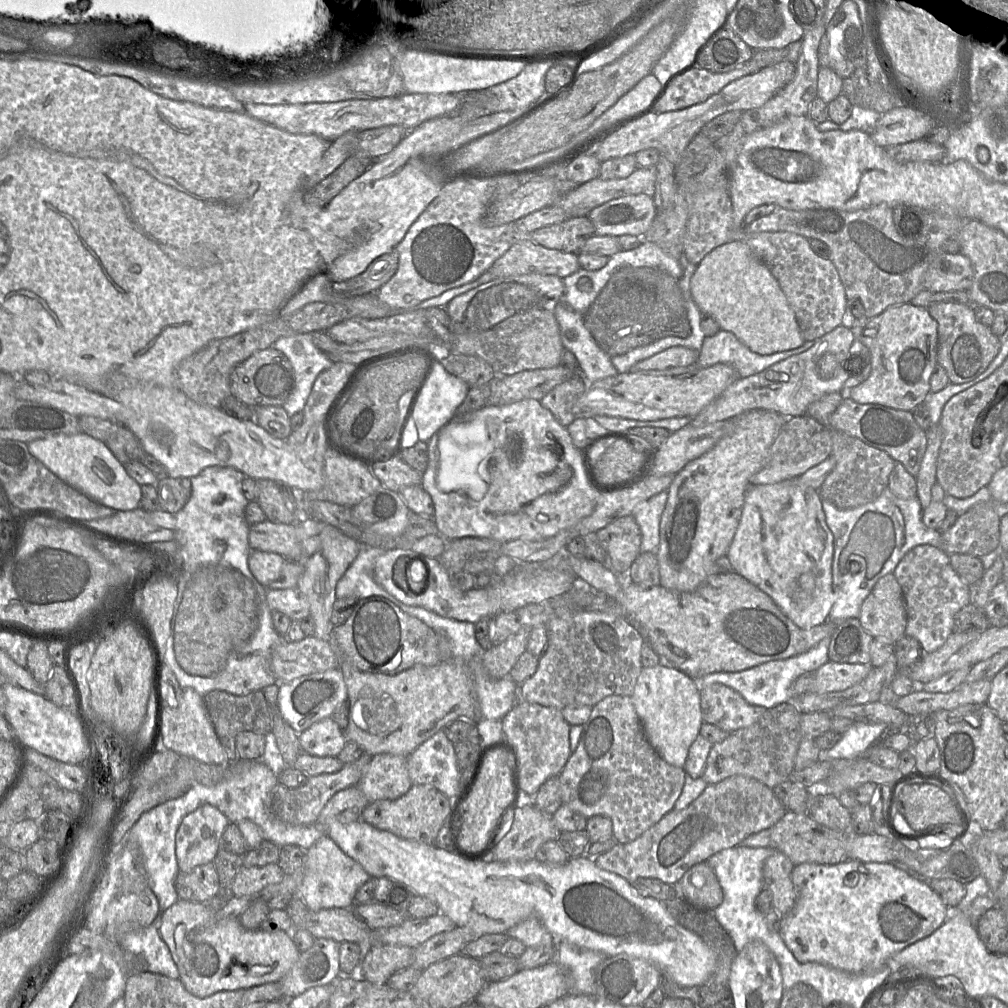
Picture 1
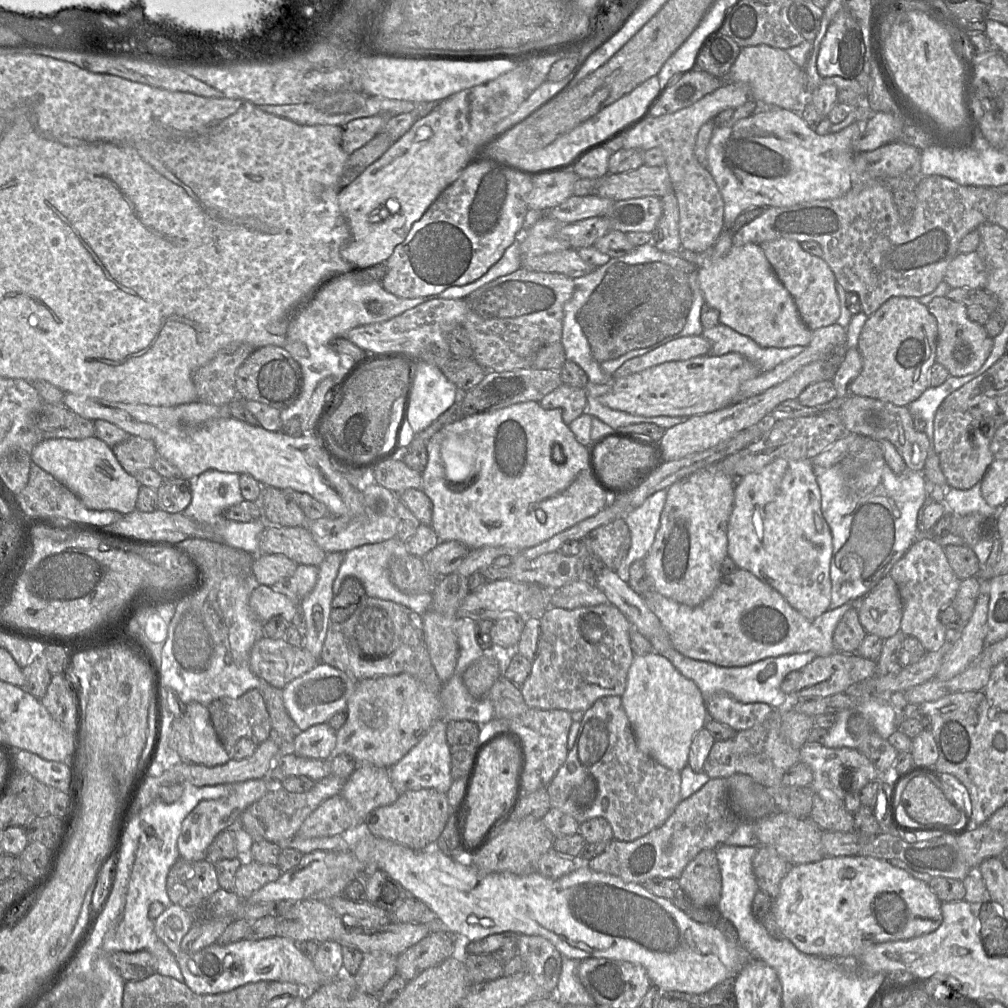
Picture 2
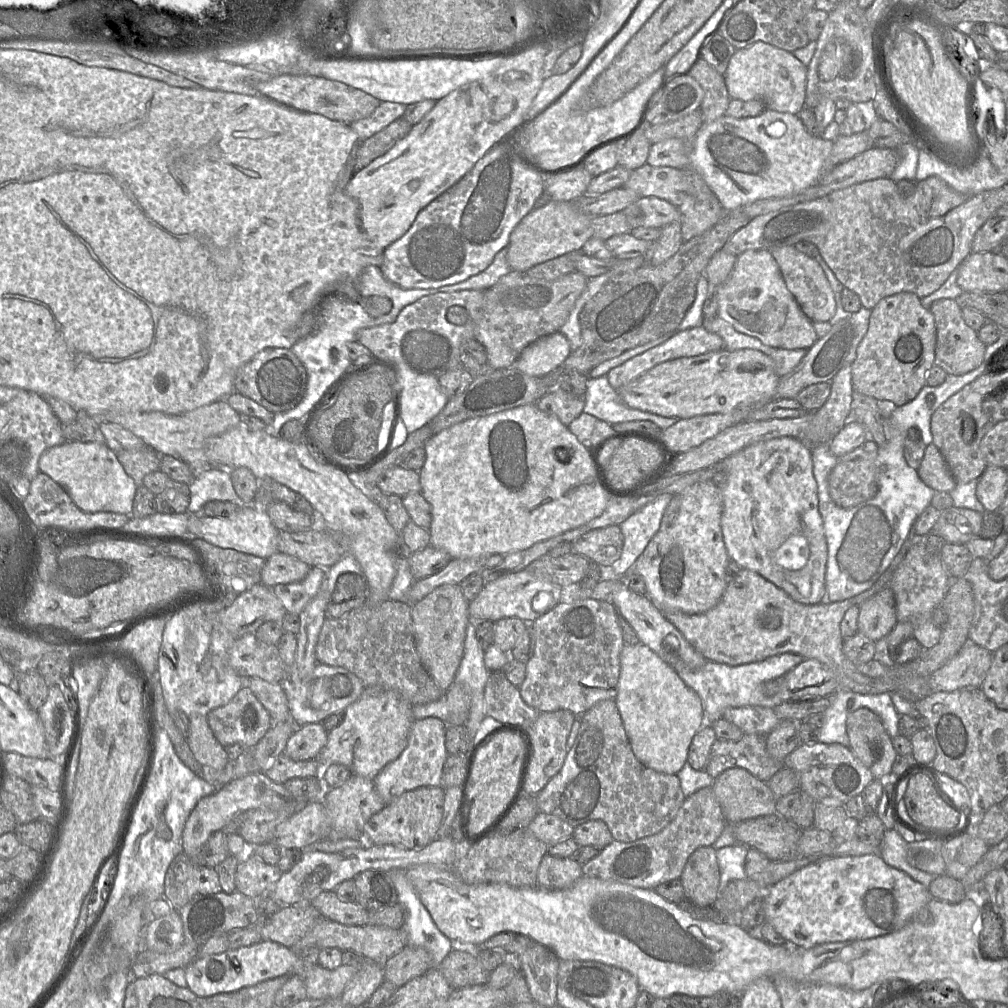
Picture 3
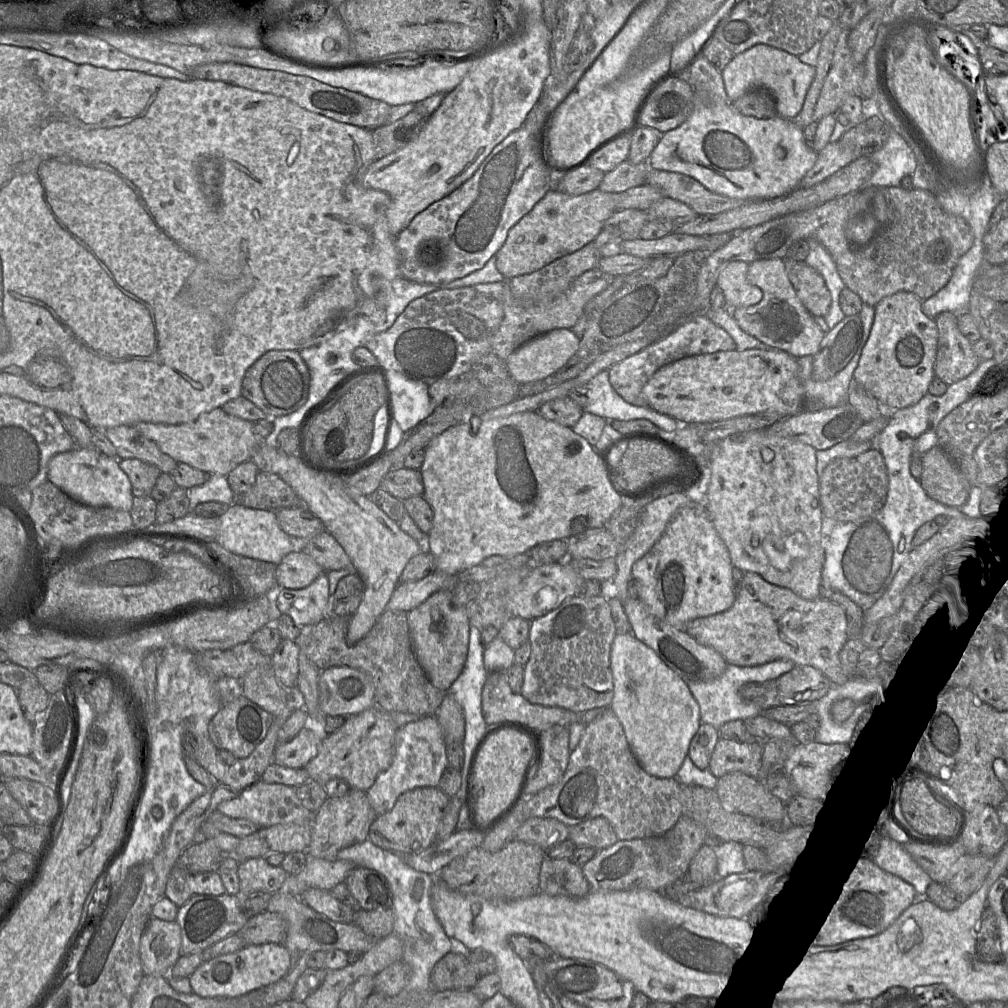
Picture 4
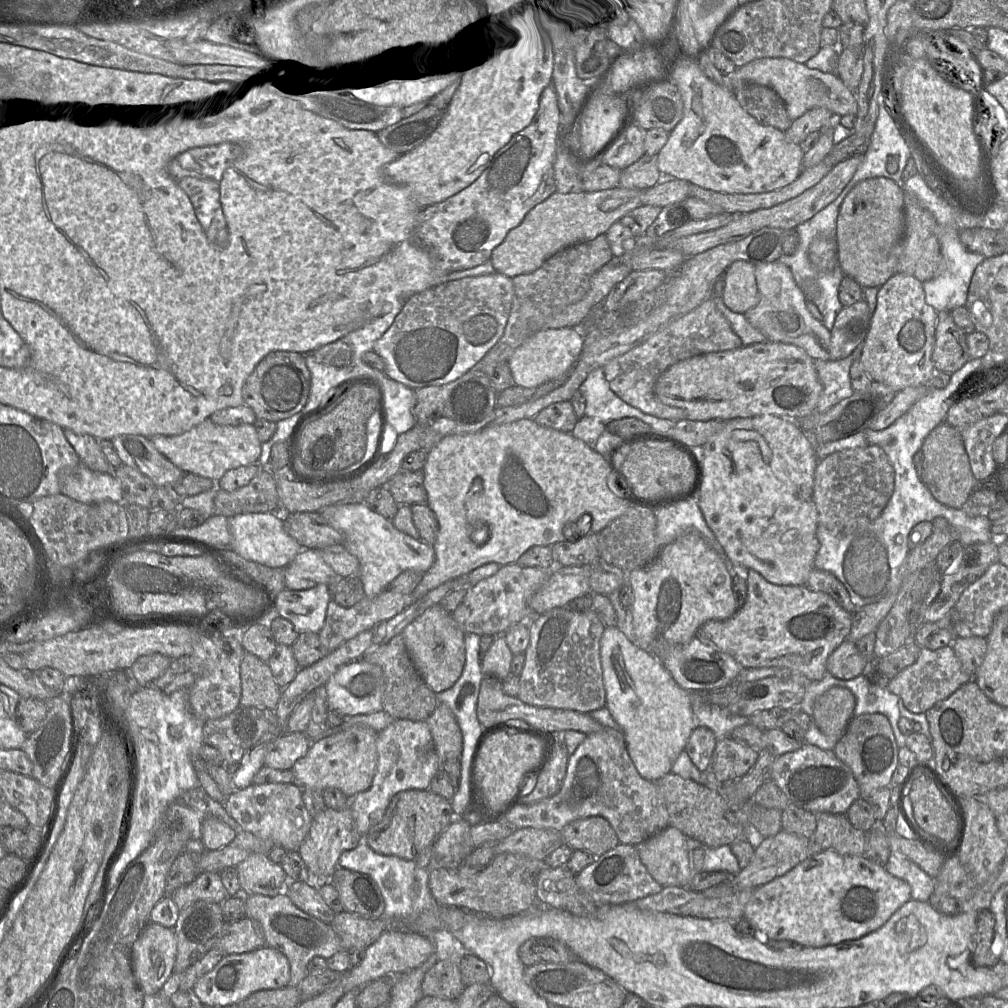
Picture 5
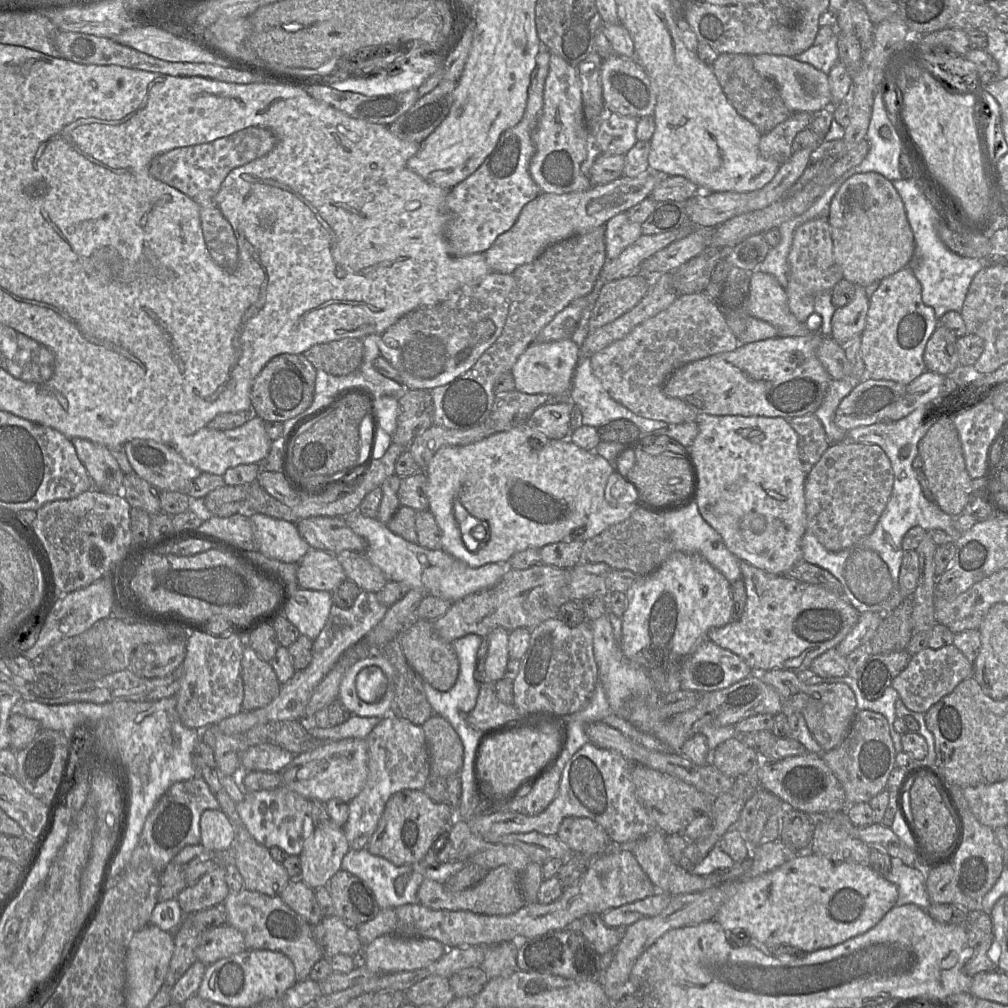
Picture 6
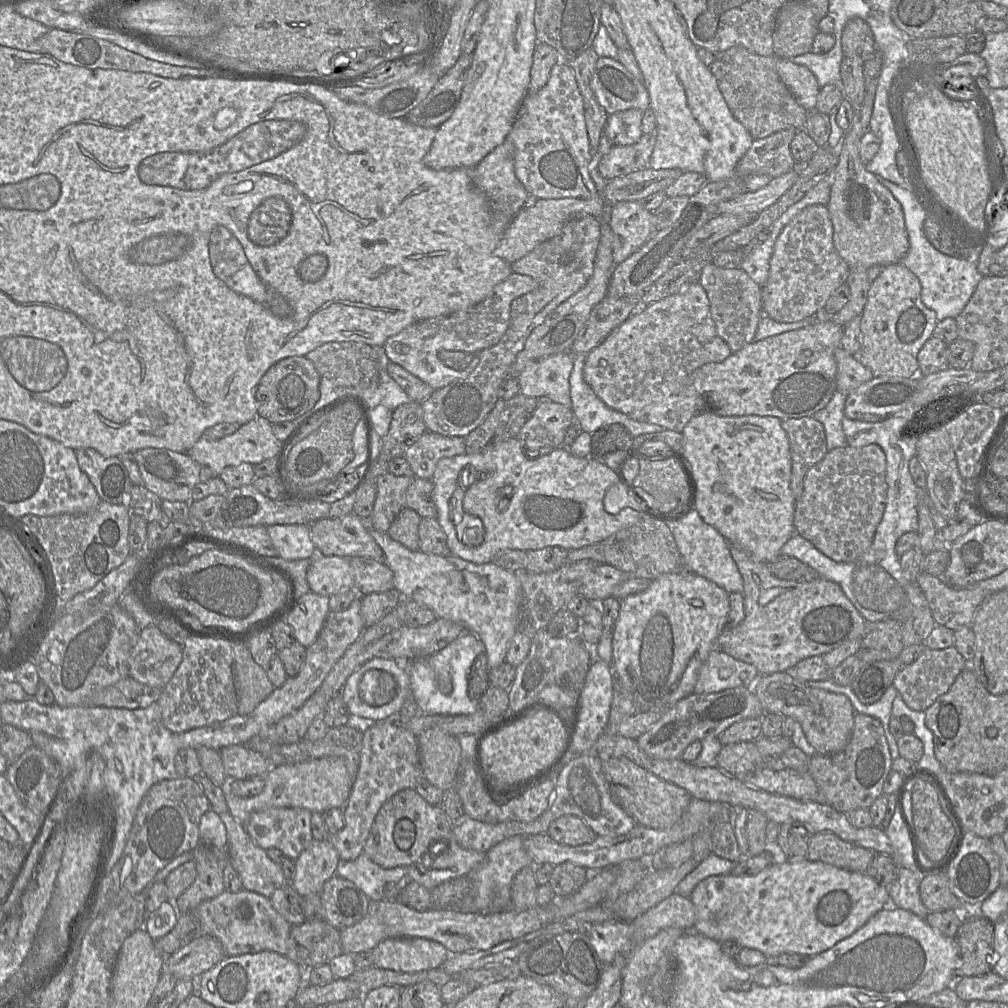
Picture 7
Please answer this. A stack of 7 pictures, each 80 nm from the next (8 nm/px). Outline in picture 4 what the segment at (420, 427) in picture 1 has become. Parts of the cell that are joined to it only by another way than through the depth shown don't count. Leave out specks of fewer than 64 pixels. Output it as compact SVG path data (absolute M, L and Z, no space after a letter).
M381 371L389 389L391 420L406 432L435 410L429 396L427 384L410 380L396 371Z

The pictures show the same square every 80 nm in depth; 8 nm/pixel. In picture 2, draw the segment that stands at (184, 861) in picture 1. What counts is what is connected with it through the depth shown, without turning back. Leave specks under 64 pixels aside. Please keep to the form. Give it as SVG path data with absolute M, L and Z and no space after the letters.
M269 778L250 779L233 784L230 794L225 798L202 800L182 822L177 847L179 857L188 861L206 859L207 850L214 838L224 829L234 828L243 810L260 800L274 785Z

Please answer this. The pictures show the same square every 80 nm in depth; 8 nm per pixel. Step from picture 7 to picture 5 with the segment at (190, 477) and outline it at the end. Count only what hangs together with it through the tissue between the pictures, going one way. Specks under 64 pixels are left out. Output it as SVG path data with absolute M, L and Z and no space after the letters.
M122 434L111 441L122 463L147 476L156 487L174 485L184 474L145 436Z

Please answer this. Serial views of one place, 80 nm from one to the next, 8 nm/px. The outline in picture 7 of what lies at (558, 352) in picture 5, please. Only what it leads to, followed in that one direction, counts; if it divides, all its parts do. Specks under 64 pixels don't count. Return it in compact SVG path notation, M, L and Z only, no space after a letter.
M563 352L529 362L515 377L519 393L571 407L569 377L574 356Z

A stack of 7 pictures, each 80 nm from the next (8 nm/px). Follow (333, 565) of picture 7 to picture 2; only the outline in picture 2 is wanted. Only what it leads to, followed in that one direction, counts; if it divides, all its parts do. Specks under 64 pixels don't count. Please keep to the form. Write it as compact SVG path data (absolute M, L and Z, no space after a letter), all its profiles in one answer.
M260 554L252 564L252 574L260 585L272 586L294 574L298 564L283 554Z

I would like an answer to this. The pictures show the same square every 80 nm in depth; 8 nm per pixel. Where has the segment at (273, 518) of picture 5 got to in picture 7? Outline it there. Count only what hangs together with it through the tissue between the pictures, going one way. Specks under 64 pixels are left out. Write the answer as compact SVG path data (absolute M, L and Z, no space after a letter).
M273 525L267 531L277 556L286 561L312 559L317 555L308 525Z

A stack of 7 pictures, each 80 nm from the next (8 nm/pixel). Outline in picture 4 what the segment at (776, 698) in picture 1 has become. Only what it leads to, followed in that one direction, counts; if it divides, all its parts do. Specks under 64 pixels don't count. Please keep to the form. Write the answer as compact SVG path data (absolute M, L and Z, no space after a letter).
M785 659L774 660L758 666L736 666L728 664L720 677L709 682L688 682L687 685L699 705L701 722L710 724L718 729L728 721L744 721L764 711L759 706L744 701L741 698L739 690L743 685L778 678L794 667L795 664L792 661Z

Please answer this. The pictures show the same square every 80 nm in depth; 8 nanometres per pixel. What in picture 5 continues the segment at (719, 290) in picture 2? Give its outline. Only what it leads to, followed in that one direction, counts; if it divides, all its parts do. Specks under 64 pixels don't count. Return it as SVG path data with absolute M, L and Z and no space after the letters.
M778 260L760 263L754 266L754 275L760 300L744 313L748 322L768 341L792 344L802 348L813 359L828 361L831 332L808 310L805 294L795 282L790 268Z

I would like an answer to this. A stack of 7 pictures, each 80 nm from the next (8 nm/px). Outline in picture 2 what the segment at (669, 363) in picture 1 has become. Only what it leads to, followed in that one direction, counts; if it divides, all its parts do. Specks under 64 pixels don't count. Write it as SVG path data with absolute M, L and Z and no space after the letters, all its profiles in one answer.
M702 335L679 337L647 354L625 362L612 375L613 379L627 377L653 366L671 361L684 361L709 354L710 342Z

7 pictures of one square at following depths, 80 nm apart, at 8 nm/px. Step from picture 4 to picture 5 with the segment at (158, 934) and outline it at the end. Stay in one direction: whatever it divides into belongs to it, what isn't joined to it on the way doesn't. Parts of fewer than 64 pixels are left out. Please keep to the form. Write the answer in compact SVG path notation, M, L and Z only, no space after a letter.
M149 922L131 950L133 973L144 995L159 993L173 973L176 954L174 929Z

